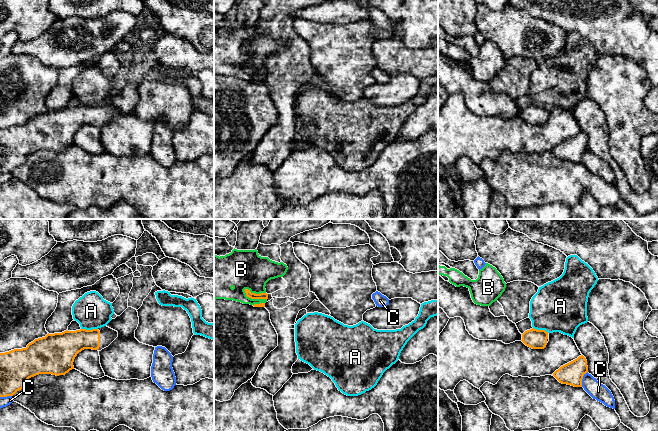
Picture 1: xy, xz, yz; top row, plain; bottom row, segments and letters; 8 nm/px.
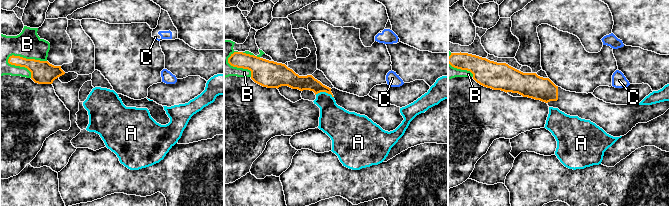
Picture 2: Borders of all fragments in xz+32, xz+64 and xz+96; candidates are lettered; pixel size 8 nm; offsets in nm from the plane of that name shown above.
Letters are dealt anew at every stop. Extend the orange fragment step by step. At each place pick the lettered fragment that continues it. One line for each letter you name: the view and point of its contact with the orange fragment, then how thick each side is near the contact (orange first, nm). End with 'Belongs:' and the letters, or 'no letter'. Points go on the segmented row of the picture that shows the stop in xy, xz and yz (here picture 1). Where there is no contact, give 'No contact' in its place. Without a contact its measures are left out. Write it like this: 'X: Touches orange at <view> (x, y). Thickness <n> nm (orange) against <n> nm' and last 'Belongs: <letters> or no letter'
Belongs: no letter

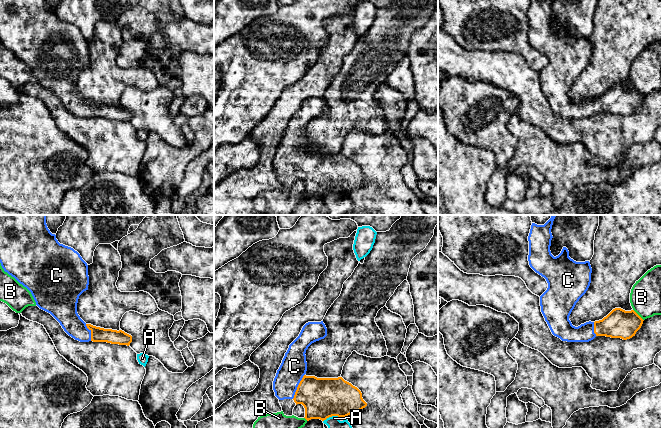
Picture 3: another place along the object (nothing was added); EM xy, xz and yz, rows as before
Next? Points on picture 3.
C: Touches orange at xz (298, 386). Thickness 320 nm (orange) against 200 nm
Belongs: C

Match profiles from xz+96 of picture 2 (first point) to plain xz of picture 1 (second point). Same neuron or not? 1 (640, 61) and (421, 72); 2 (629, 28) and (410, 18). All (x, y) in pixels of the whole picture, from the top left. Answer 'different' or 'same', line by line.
1: same
2: same

